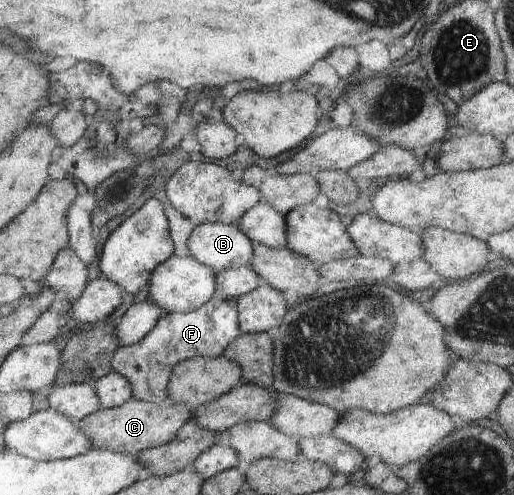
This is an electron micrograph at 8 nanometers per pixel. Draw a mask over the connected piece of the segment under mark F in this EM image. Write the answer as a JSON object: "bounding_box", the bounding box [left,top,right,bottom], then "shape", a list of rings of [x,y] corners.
{"bounding_box":[111,298,242,403],"shape":[[[212,298],[196,311],[164,314],[140,343],[116,351],[111,365],[112,371],[129,379],[133,387],[133,397],[137,400],[171,403],[168,385],[174,366],[198,355],[210,358],[224,356],[226,348],[242,337],[242,334],[238,308],[232,307],[227,299]]]}

